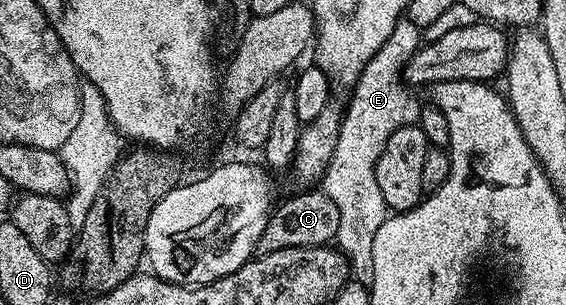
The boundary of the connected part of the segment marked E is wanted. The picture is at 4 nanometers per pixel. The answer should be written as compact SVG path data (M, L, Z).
M407 16L400 18L394 24L390 36L367 62L359 80L354 85L350 100L346 102L343 120L340 122L338 142L335 144L334 155L330 158L327 171L321 179L320 186L324 194L330 196L338 207L339 226L335 236L337 249L348 259L349 271L353 279L366 287L371 287L374 282L374 237L381 230L381 226L389 219L390 211L383 199L382 191L379 189L376 172L376 164L381 158L382 152L390 136L400 127L413 126L419 123L423 110L422 102L412 96L409 89L402 83L403 69L406 62L412 58L414 52L422 44L421 29Z

